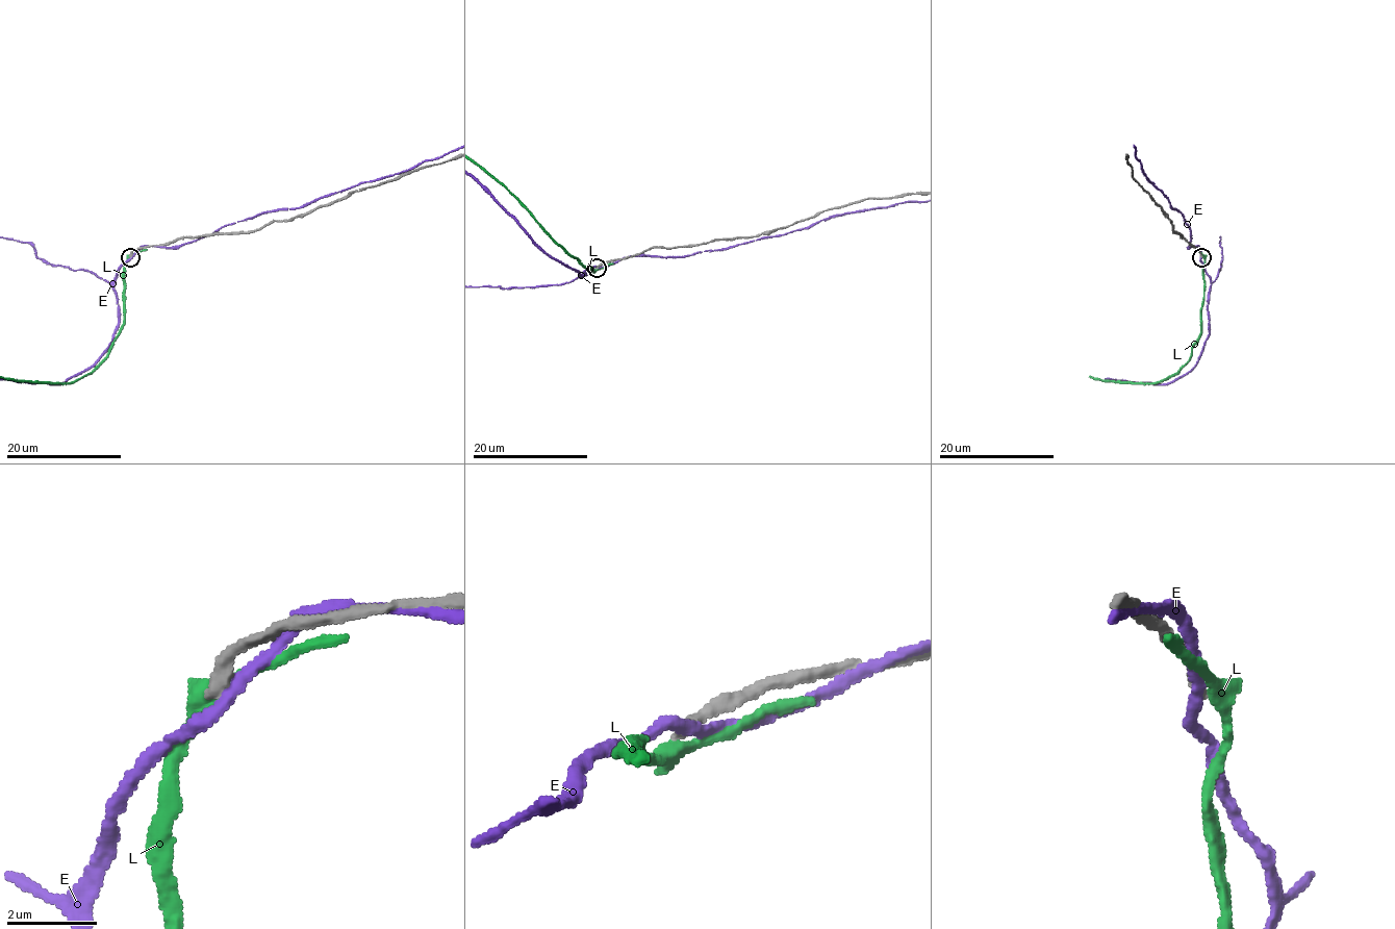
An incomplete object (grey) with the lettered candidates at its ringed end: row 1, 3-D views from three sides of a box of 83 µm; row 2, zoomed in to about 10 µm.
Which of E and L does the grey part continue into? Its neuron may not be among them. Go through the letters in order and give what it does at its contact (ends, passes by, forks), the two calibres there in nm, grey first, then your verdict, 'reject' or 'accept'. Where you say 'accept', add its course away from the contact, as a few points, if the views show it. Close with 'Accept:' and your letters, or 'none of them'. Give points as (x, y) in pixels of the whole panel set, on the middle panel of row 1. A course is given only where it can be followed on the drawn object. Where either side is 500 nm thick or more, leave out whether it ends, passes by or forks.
E: it passes by; calibres 320 and 280 nm; reject
L: it passes by; calibres 280 and 360 nm; reject
Accept: none of them

